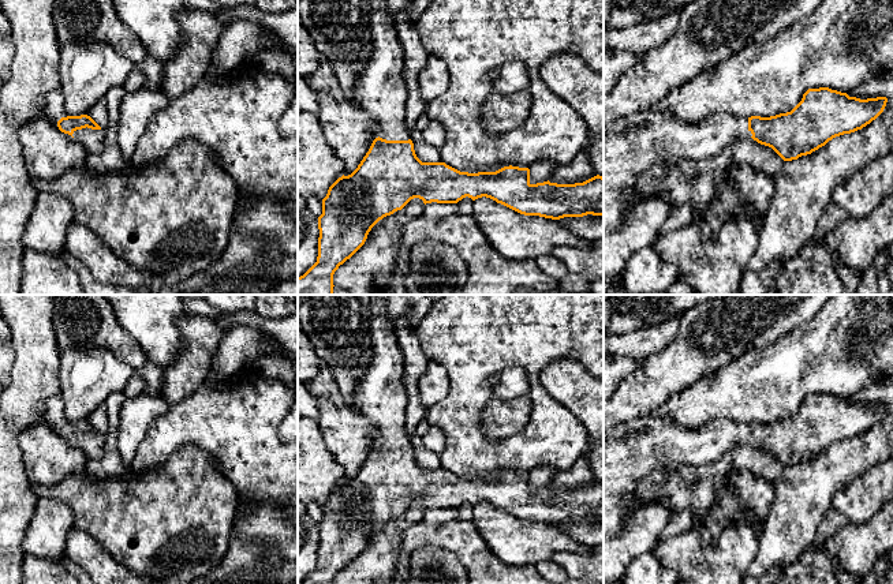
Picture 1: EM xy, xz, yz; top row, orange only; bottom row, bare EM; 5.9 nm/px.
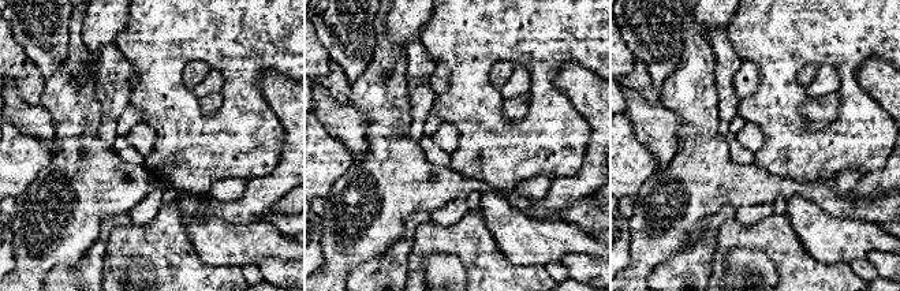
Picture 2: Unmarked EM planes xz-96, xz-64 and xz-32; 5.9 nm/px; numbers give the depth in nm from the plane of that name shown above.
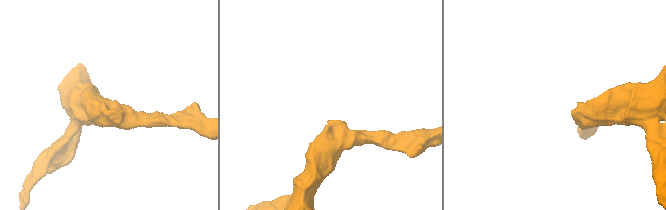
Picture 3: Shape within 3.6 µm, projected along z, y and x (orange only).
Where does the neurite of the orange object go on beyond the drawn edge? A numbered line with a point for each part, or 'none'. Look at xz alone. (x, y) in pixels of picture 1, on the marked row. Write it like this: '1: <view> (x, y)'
1: xz (380, 90)

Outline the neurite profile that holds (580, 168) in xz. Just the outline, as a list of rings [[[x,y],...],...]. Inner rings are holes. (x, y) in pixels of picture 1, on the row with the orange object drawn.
[[[580,151],[569,165],[558,166],[549,181],[557,184],[575,184],[583,183],[594,176],[597,176],[597,172],[590,156],[586,151]]]

